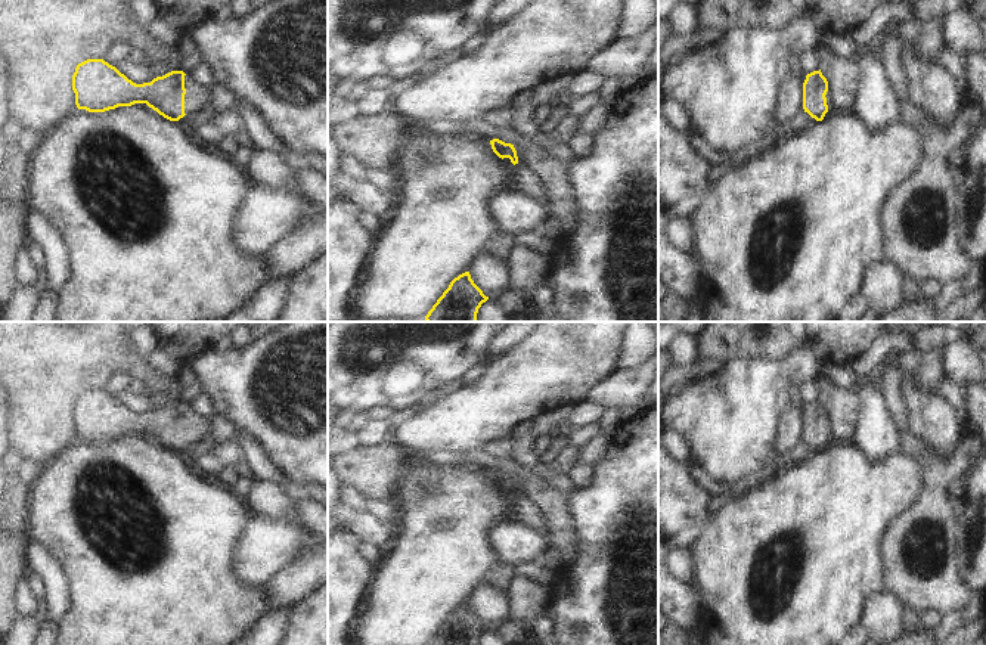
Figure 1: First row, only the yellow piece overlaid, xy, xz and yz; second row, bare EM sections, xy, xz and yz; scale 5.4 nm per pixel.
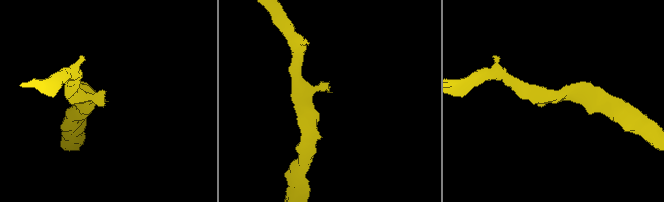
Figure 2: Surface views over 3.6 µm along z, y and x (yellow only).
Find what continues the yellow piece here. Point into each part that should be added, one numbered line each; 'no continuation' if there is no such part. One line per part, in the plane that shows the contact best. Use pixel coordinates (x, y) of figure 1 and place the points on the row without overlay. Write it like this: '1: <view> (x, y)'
1: yz (828, 425)

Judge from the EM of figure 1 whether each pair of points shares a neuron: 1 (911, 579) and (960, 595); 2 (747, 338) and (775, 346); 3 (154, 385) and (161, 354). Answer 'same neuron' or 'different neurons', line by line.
1: same neuron
2: same neuron
3: same neuron

